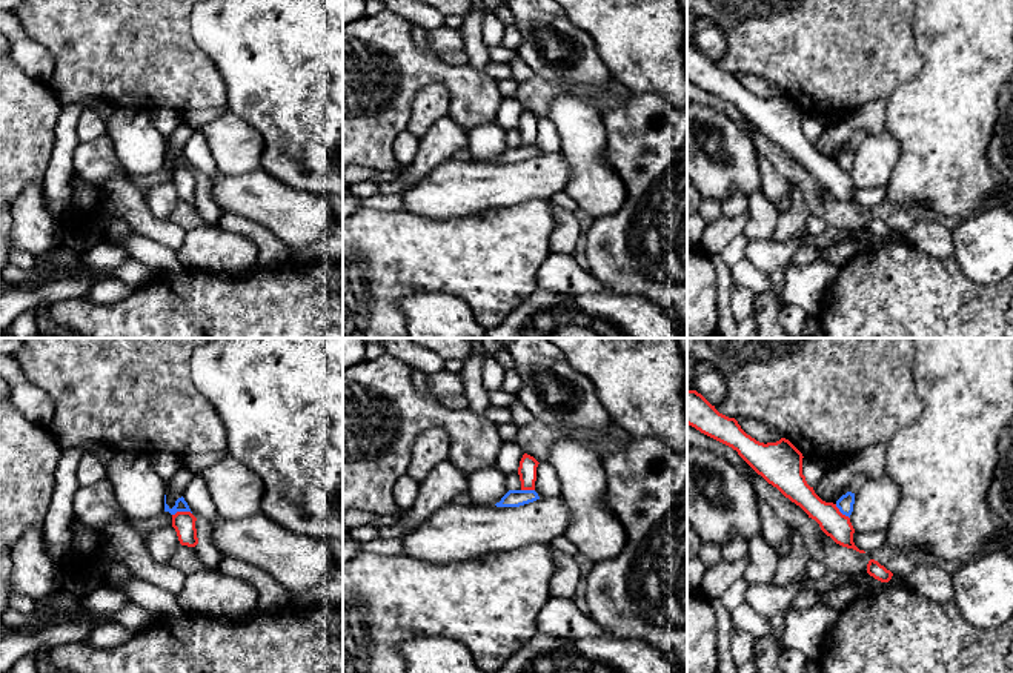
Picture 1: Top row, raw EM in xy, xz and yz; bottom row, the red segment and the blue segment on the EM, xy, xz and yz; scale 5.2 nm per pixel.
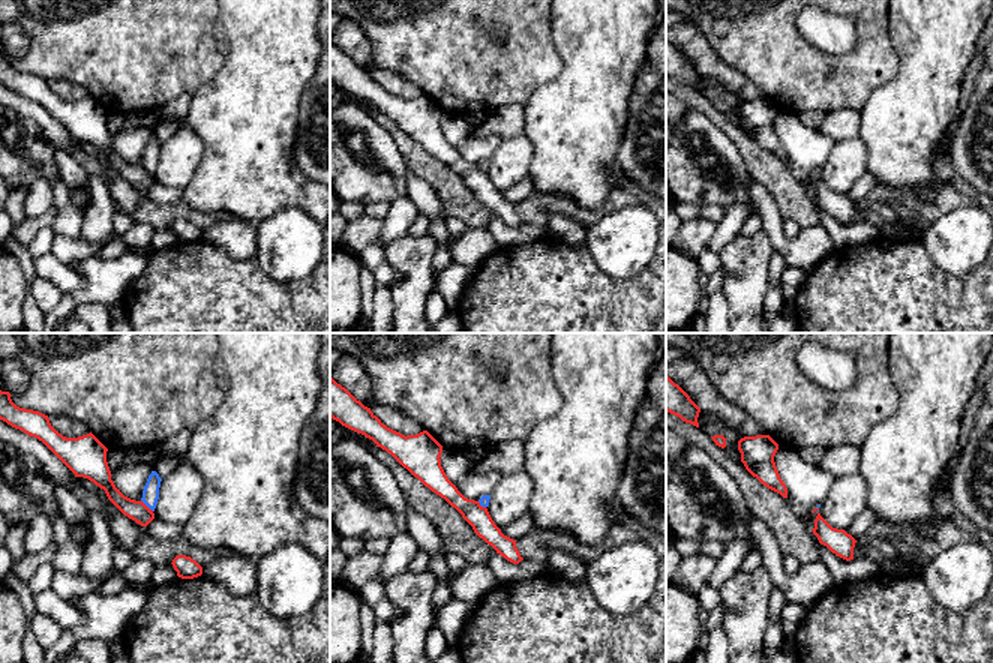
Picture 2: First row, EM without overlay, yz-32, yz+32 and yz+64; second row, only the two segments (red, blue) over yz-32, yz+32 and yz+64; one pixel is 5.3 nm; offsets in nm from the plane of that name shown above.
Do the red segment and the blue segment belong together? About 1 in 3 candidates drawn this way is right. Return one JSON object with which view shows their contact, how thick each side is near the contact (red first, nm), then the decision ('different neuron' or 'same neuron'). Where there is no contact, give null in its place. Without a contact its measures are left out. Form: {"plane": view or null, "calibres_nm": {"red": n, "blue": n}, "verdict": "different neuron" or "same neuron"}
{"plane": "xy", "calibres_nm": {"red": 120, "blue": 60}, "verdict": "different neuron"}

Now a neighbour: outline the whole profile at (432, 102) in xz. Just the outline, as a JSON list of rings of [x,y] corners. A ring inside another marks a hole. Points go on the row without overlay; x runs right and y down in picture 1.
[[[441,83],[423,88],[412,104],[407,131],[421,138],[440,117],[447,115],[450,104],[449,89]]]

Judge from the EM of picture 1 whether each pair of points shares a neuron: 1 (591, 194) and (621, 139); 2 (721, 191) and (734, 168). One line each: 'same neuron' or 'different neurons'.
1: different neurons
2: same neuron

